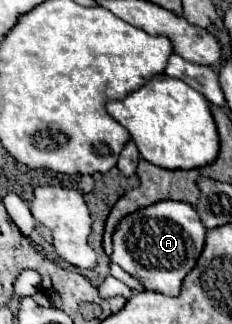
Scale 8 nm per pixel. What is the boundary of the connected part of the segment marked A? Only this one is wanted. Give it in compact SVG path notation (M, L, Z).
M159 201L125 215L113 233L111 261L141 281L147 291L175 297L185 275L195 267L205 243L205 227L189 203Z

